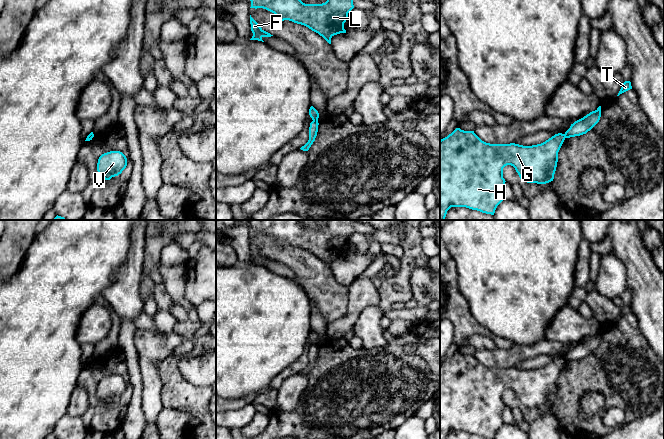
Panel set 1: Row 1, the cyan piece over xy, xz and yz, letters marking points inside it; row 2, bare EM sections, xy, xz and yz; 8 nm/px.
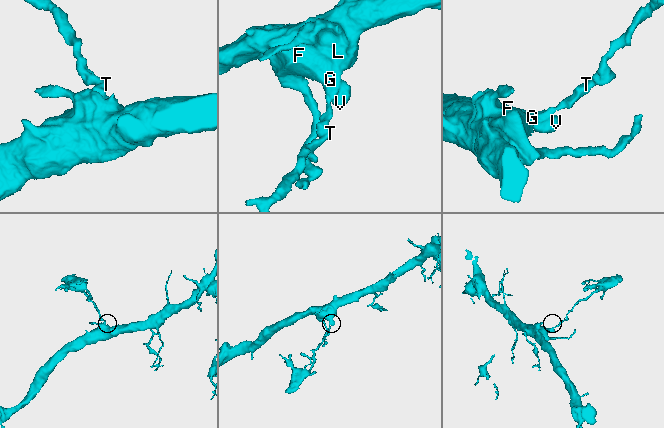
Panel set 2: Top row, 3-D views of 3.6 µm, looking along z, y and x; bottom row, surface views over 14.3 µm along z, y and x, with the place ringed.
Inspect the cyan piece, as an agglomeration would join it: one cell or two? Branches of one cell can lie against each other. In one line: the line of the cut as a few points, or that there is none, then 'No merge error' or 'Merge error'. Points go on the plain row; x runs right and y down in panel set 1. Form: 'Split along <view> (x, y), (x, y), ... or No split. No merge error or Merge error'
Split along xz (313, 344), (317, 345). Merge error

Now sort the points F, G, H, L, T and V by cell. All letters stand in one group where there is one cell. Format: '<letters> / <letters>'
F G H L V / T

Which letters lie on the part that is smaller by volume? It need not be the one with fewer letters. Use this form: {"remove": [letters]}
{"remove": ["T"]}

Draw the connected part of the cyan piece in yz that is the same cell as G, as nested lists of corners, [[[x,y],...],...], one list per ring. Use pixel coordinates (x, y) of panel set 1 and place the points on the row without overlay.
[[[456,352],[447,361],[440,364],[440,439],[446,439],[451,431],[466,431],[482,437],[494,439],[497,430],[504,424],[503,392],[511,389],[521,404],[527,407],[546,408],[554,403],[558,386],[558,376],[565,364],[565,358],[558,357],[545,366],[532,370],[515,367],[490,368],[482,365],[474,355]]]

